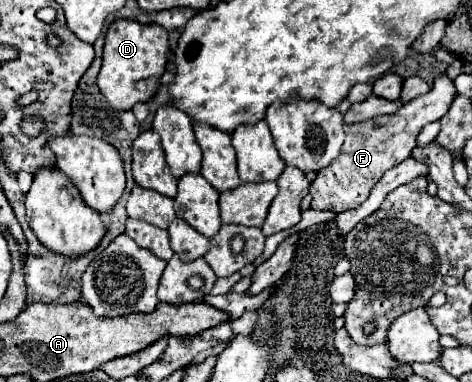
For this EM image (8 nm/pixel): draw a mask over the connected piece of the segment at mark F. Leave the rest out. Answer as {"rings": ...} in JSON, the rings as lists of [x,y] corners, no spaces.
{"rings":[[[440,75],[434,79],[434,85],[426,95],[404,103],[394,115],[374,117],[362,123],[346,125],[346,141],[342,145],[340,155],[328,167],[320,169],[316,181],[310,185],[312,209],[342,213],[348,209],[356,209],[360,203],[364,203],[374,185],[380,181],[380,177],[412,155],[420,129],[426,123],[440,121],[448,113],[454,97],[454,81],[448,75]]]}

